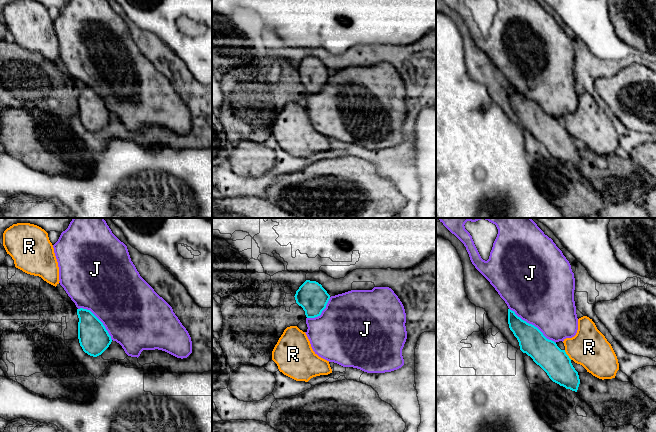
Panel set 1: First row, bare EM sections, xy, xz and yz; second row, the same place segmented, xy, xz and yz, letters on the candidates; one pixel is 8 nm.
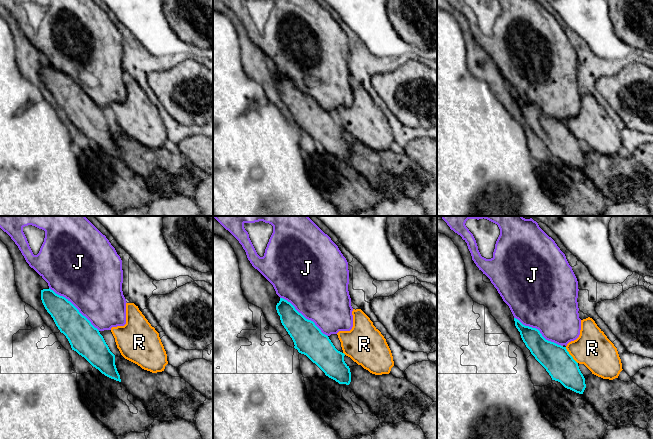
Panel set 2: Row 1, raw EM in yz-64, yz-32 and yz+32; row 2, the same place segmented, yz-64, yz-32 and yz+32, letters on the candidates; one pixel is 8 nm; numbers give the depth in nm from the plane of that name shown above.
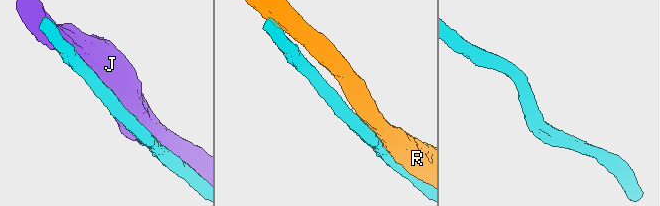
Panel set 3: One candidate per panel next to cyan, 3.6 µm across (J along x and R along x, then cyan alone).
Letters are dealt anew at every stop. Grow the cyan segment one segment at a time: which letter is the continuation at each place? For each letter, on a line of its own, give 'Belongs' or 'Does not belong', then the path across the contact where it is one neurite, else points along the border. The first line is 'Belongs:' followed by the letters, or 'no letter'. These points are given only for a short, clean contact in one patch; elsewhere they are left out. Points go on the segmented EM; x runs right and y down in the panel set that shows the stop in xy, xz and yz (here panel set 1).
Belongs: no letter
J: Does not belong
R: Does not belong

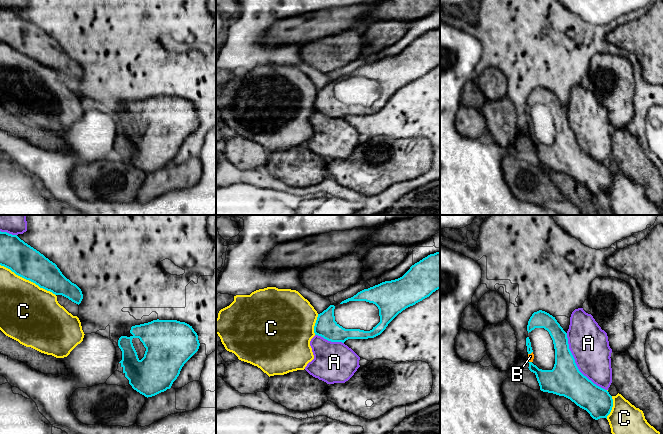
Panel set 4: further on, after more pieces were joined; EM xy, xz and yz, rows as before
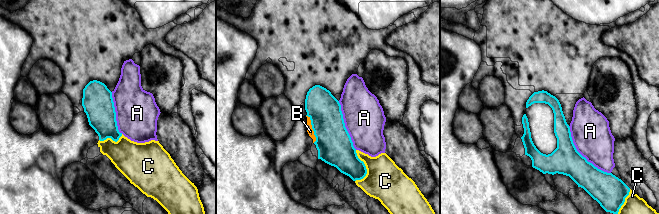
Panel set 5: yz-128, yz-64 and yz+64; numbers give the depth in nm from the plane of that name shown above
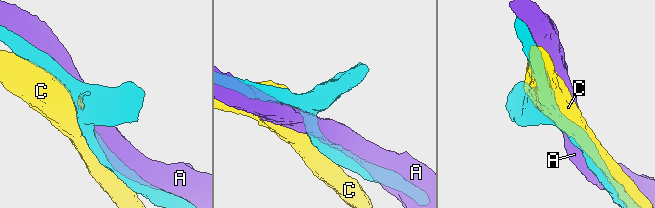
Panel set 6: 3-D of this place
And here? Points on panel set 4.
Belongs: B
A: Does not belong
B: Belongs
C: Does not belong

